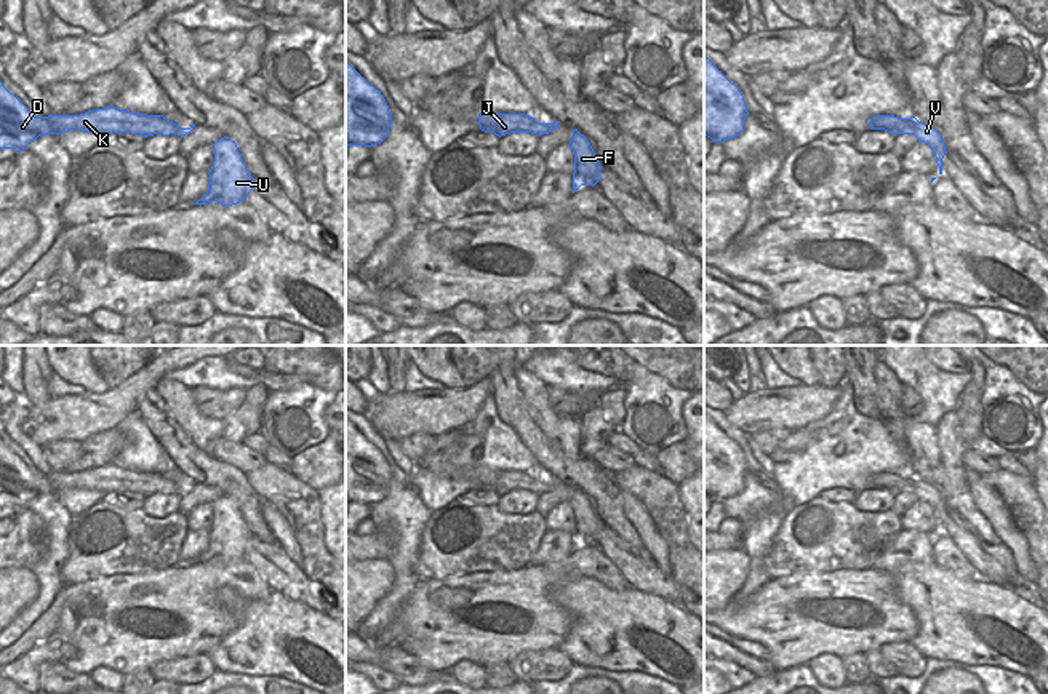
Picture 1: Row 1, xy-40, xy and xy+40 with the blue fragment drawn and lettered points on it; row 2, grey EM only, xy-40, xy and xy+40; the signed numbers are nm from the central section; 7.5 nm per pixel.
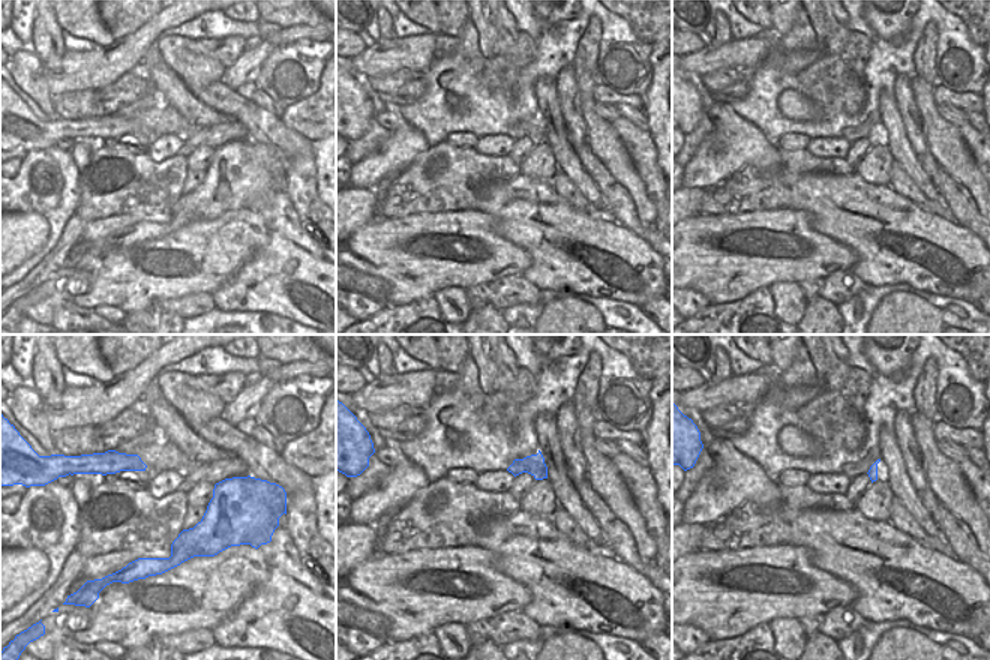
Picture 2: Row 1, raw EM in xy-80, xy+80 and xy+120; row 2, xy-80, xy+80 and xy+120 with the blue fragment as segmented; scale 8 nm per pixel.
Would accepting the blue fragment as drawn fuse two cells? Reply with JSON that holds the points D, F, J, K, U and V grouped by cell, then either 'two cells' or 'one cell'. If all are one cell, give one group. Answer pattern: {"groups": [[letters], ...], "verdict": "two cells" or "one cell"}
{"groups": [["D", "F", "J", "K", "U", "V"]], "verdict": "one cell"}

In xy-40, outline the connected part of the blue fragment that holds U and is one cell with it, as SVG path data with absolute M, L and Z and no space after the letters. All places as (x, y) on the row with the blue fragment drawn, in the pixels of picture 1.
M221 138L213 144L213 154L208 192L194 205L218 201L222 206L232 206L246 200L254 177L246 170L235 141Z

